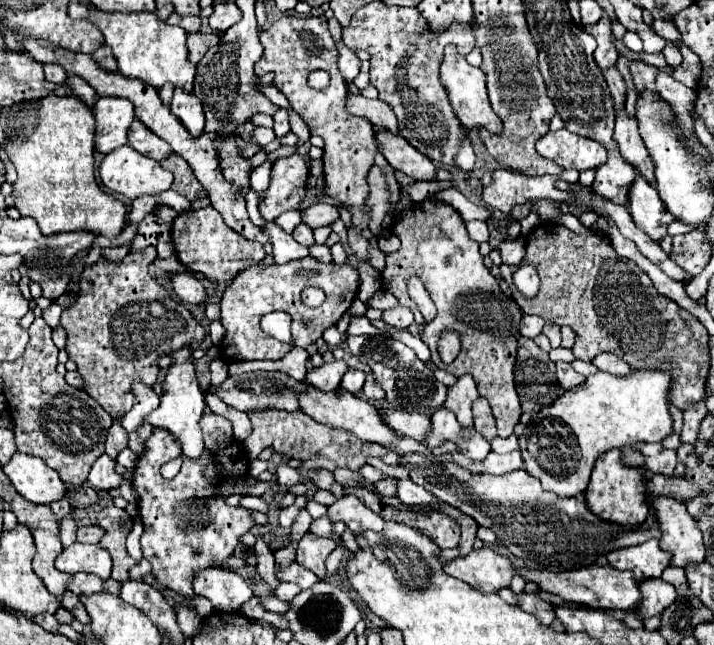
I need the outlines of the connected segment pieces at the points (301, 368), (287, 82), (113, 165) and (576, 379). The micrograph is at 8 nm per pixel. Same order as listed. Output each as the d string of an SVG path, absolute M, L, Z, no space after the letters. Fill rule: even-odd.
M293 347L281 361L245 361L245 363L231 363L229 365L229 375L239 375L245 371L257 371L257 369L265 369L265 371L283 371L287 375L291 375L293 379L305 379L307 375L307 361L309 361L309 353L305 349Z
M281 15L269 25L269 29L259 31L259 41L265 51L261 61L255 65L255 75L263 77L265 73L273 71L275 73L273 85L289 99L291 109L307 121L311 135L323 137L325 193L349 209L353 217L349 227L349 247L361 261L369 263L371 243L363 237L361 231L369 227L369 219L371 219L365 207L369 197L369 185L365 179L373 165L373 157L377 153L377 141L369 119L355 117L345 107L347 83L337 69L337 49L335 49L335 41L329 35L327 19L323 15L321 17ZM313 69L325 69L331 73L331 83L327 89L317 91L307 85L307 75Z
M129 145L117 147L111 153L107 153L105 159L99 165L99 175L101 175L103 185L107 185L111 191L117 191L117 193L127 195L129 199L135 199L135 197L145 195L145 193L153 195L153 193L167 191L171 187L171 183L173 183L173 173L171 171L163 169L159 165L159 161L141 155L139 151L135 151Z
M557 361L557 379L563 389L573 389L585 381L585 375L573 371L573 367L565 361Z

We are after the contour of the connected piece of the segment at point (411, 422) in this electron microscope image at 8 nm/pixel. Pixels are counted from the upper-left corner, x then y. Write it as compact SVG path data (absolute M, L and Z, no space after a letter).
M381 409L385 411L385 419L389 419L389 427L393 427L395 431L401 431L401 435L409 435L411 439L417 439L417 441L423 441L425 433L429 431L429 415L419 415L417 411L387 411L387 409Z

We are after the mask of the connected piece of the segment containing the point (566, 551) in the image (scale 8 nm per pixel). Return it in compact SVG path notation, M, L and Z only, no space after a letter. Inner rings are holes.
M453 443L431 449L437 453L437 463L425 463L425 459L419 455L413 455L413 459L401 457L399 463L409 467L411 481L425 487L441 501L461 509L479 525L493 529L499 543L503 543L515 557L535 563L537 569L569 571L593 565L601 555L609 551L661 537L661 527L653 511L649 511L647 519L635 529L611 523L597 517L579 497L559 497L551 491L545 491L541 481L529 475L525 469L517 469L499 477L489 473L475 475L451 461L451 451L455 449L457 447L453 447ZM443 453L447 455L445 463L441 463Z

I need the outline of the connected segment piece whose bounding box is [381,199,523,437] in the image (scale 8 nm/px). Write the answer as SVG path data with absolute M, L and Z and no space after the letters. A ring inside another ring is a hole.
M425 199L423 203L415 205L413 211L413 219L397 219L391 227L391 231L401 239L401 249L387 255L381 283L399 299L399 305L413 311L417 323L423 323L421 311L407 297L407 279L417 275L423 281L437 307L437 317L429 323L423 323L425 331L421 335L421 339L431 349L433 363L439 369L453 373L455 377L471 375L477 383L479 395L485 397L493 409L499 437L509 437L513 435L513 429L521 417L513 367L517 359L517 339L521 337L519 325L523 311L513 297L507 297L499 289L497 279L483 265L479 243L469 239L465 223L453 207ZM445 329L455 331L461 337L461 351L451 365L445 365L437 353L437 341Z

